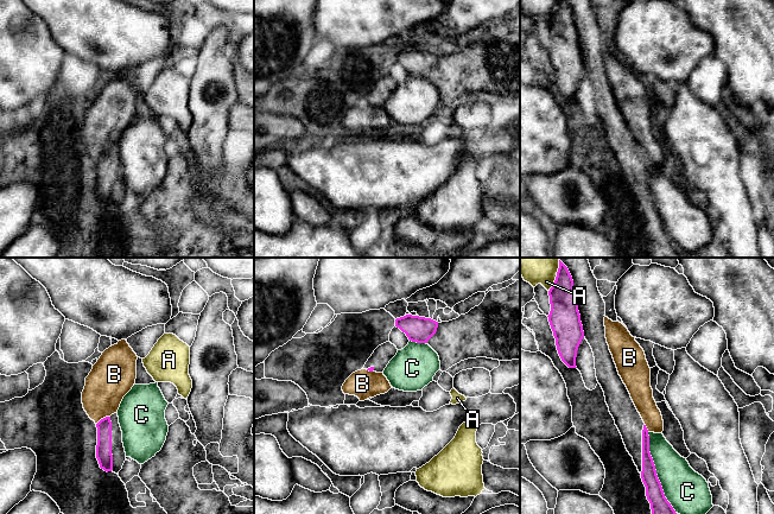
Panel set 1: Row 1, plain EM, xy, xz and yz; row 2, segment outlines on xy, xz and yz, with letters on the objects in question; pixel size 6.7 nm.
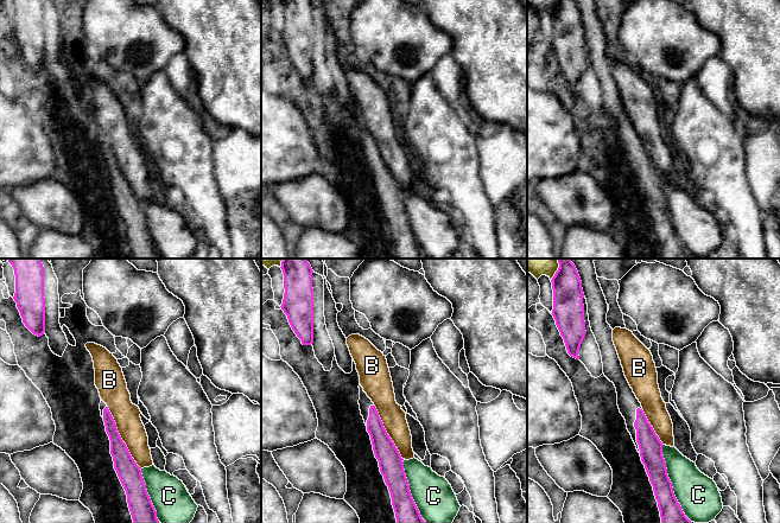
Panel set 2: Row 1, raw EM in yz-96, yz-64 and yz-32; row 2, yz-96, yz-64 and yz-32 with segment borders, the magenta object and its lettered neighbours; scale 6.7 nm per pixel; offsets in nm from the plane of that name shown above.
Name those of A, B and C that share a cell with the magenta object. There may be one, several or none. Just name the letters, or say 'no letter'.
no letter

